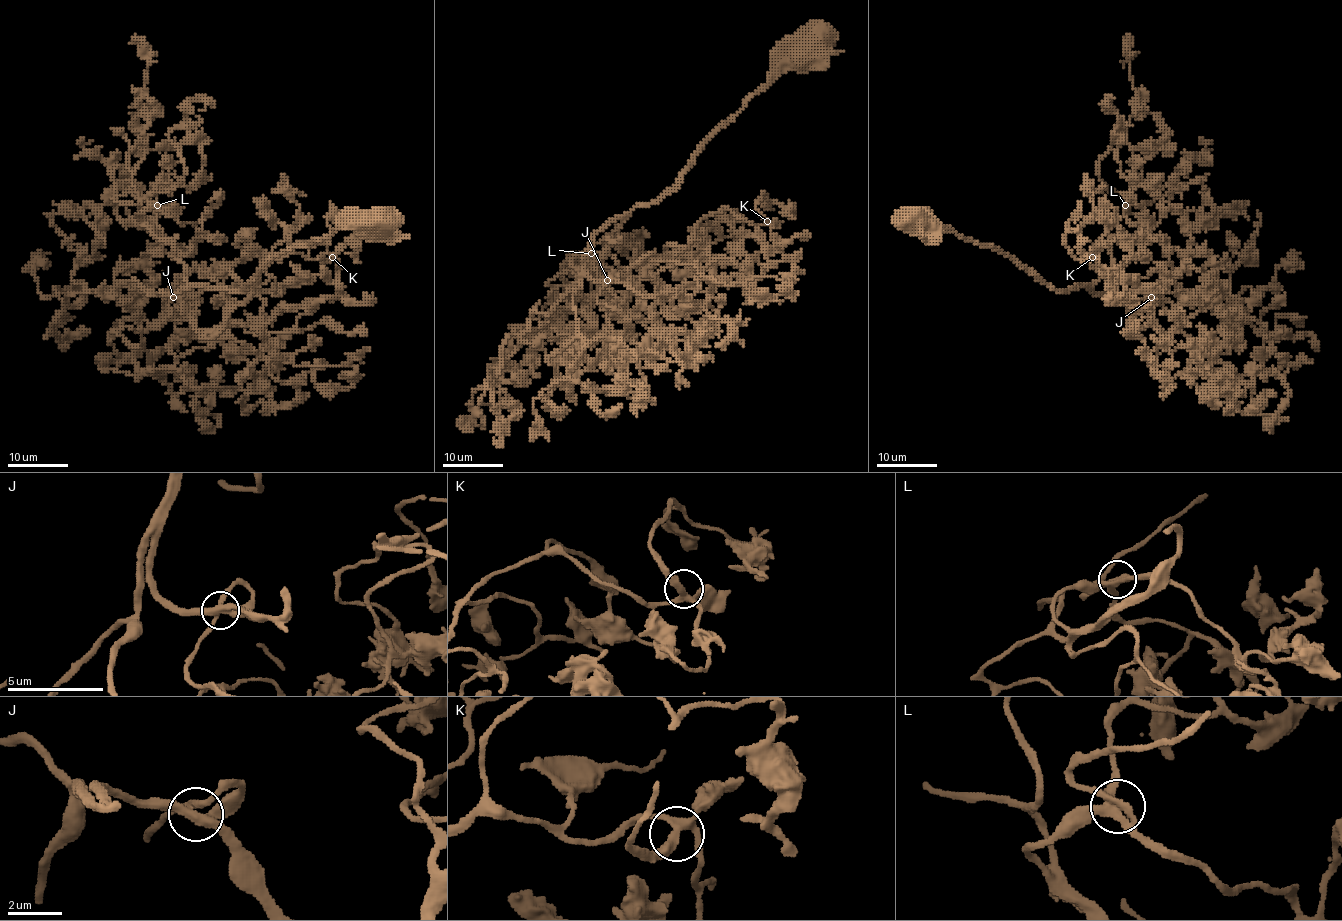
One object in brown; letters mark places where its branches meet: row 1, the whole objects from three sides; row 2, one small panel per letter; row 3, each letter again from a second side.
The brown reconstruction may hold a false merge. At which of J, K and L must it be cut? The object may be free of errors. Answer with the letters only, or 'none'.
none

